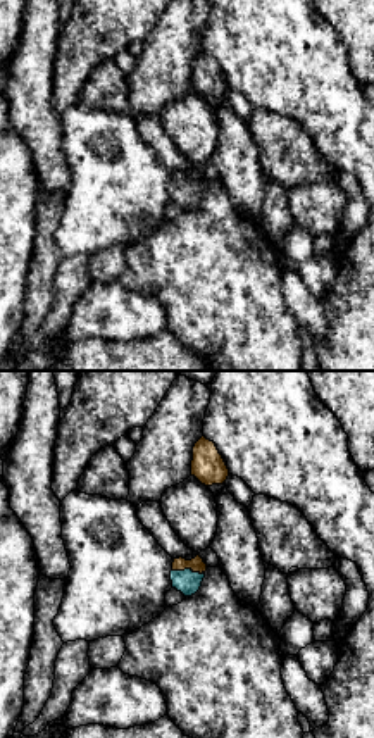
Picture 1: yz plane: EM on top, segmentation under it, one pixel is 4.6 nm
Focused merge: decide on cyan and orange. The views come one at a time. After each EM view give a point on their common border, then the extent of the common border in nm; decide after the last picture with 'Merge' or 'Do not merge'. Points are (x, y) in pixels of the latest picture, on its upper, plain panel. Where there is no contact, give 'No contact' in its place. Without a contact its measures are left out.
Touches cyan at (188, 183). Shared border 140 nm

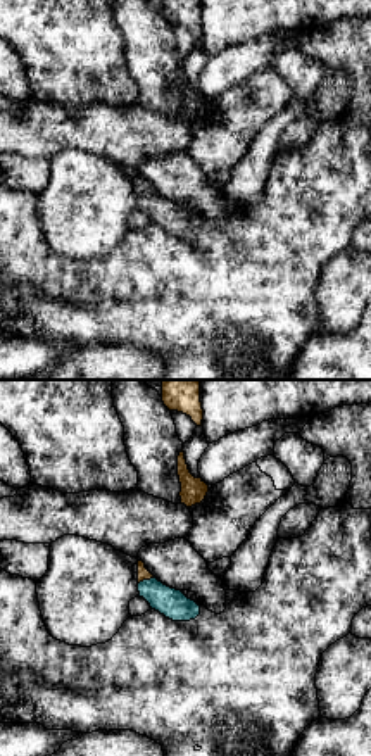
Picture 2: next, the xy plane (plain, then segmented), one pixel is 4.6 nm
Touches cyan at (145, 194). Shared border 90 nm

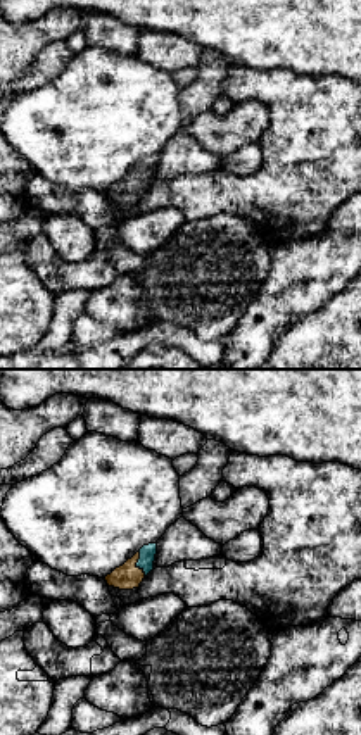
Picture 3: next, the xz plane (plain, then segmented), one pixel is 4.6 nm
Touches cyan at (137, 176). Shared border 120 nm

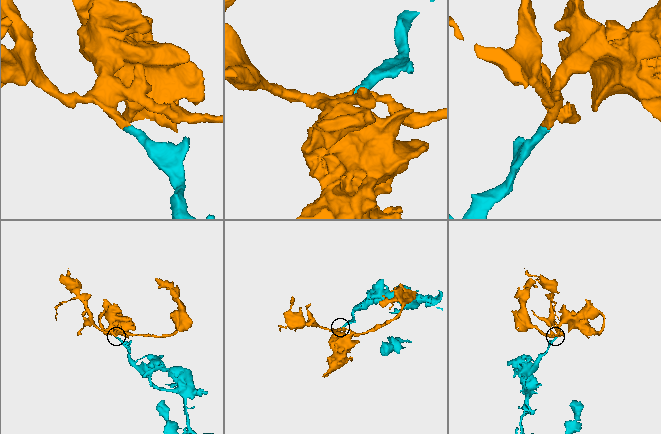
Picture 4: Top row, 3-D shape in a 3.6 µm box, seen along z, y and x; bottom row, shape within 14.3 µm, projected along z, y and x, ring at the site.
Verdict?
Merge

